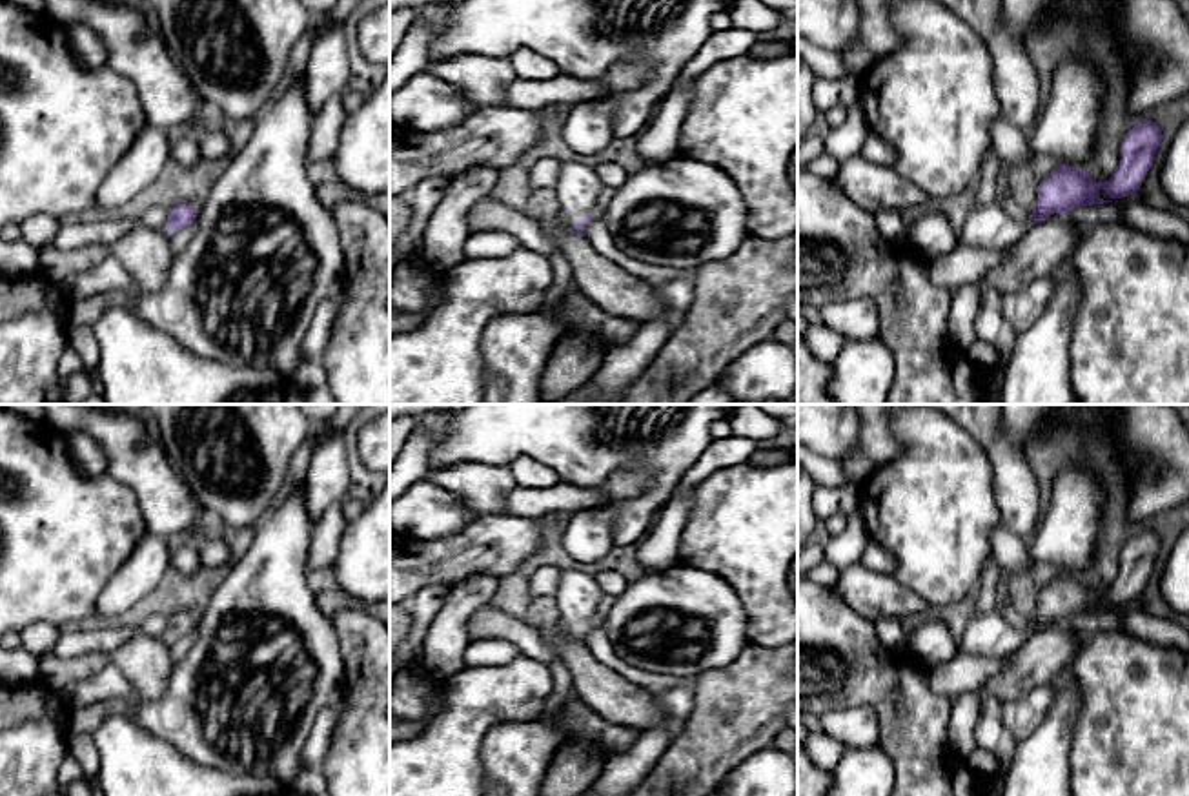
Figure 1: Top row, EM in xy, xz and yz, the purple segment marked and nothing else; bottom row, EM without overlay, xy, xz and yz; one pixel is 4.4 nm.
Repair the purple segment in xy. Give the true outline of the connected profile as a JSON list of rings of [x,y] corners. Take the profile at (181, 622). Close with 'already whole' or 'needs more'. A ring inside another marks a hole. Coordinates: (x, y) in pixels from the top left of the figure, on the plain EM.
[[[177,610],[169,616],[169,623],[168,623],[168,630],[166,630],[166,638],[177,639],[184,634],[189,634],[195,630],[198,617],[193,616],[188,610]]]; already whole

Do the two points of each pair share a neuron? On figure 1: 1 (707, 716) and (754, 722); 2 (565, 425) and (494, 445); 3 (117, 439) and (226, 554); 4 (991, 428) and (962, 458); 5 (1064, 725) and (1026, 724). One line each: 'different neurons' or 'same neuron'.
1: same neuron
2: same neuron
3: same neuron
4: different neurons
5: different neurons

